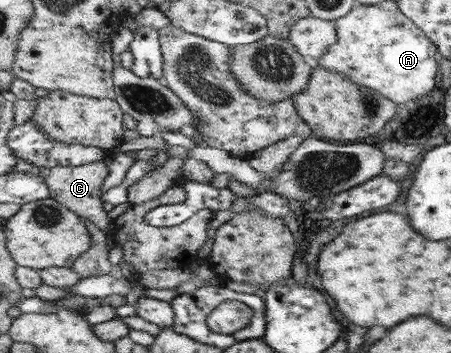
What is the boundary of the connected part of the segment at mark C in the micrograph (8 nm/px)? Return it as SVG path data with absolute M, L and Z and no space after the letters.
M103 160L81 166L55 166L53 168L37 169L36 173L44 178L50 190L50 197L63 203L69 210L76 211L81 217L89 218L105 234L112 234L112 220L103 209L100 190L103 179L109 174L109 167Z

